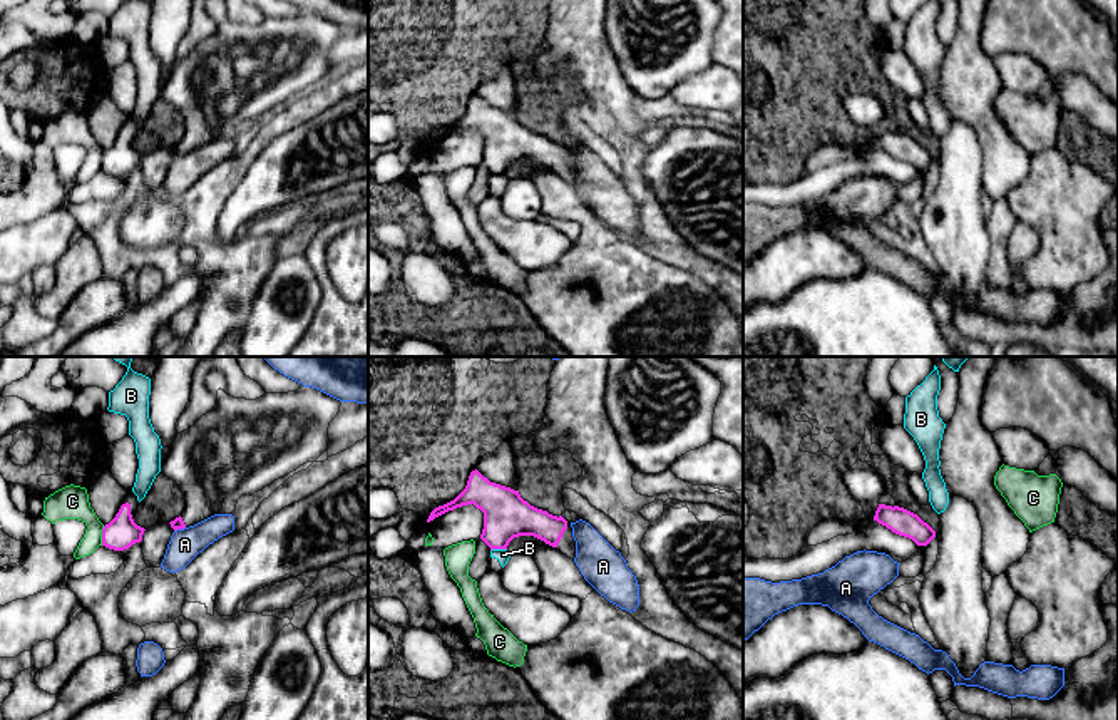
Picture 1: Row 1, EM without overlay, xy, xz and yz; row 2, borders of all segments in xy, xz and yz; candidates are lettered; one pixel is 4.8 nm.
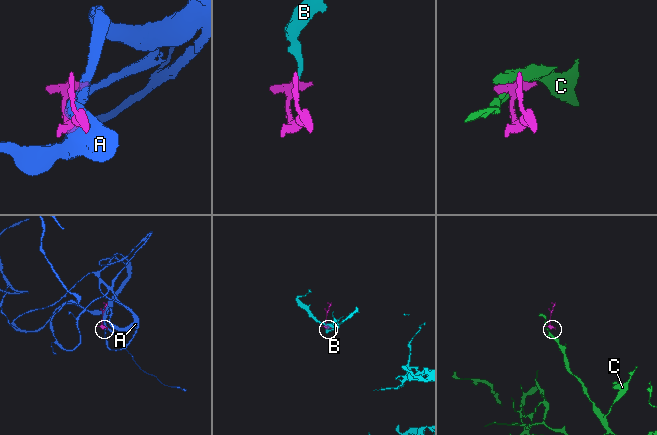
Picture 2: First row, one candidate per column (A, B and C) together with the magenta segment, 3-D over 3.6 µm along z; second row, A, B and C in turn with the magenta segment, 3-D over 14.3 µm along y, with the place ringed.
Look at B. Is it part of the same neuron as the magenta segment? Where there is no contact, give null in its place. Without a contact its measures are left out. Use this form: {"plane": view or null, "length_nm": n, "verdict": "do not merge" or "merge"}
{"plane": "xz", "length_nm": 80, "verdict": "do not merge"}

